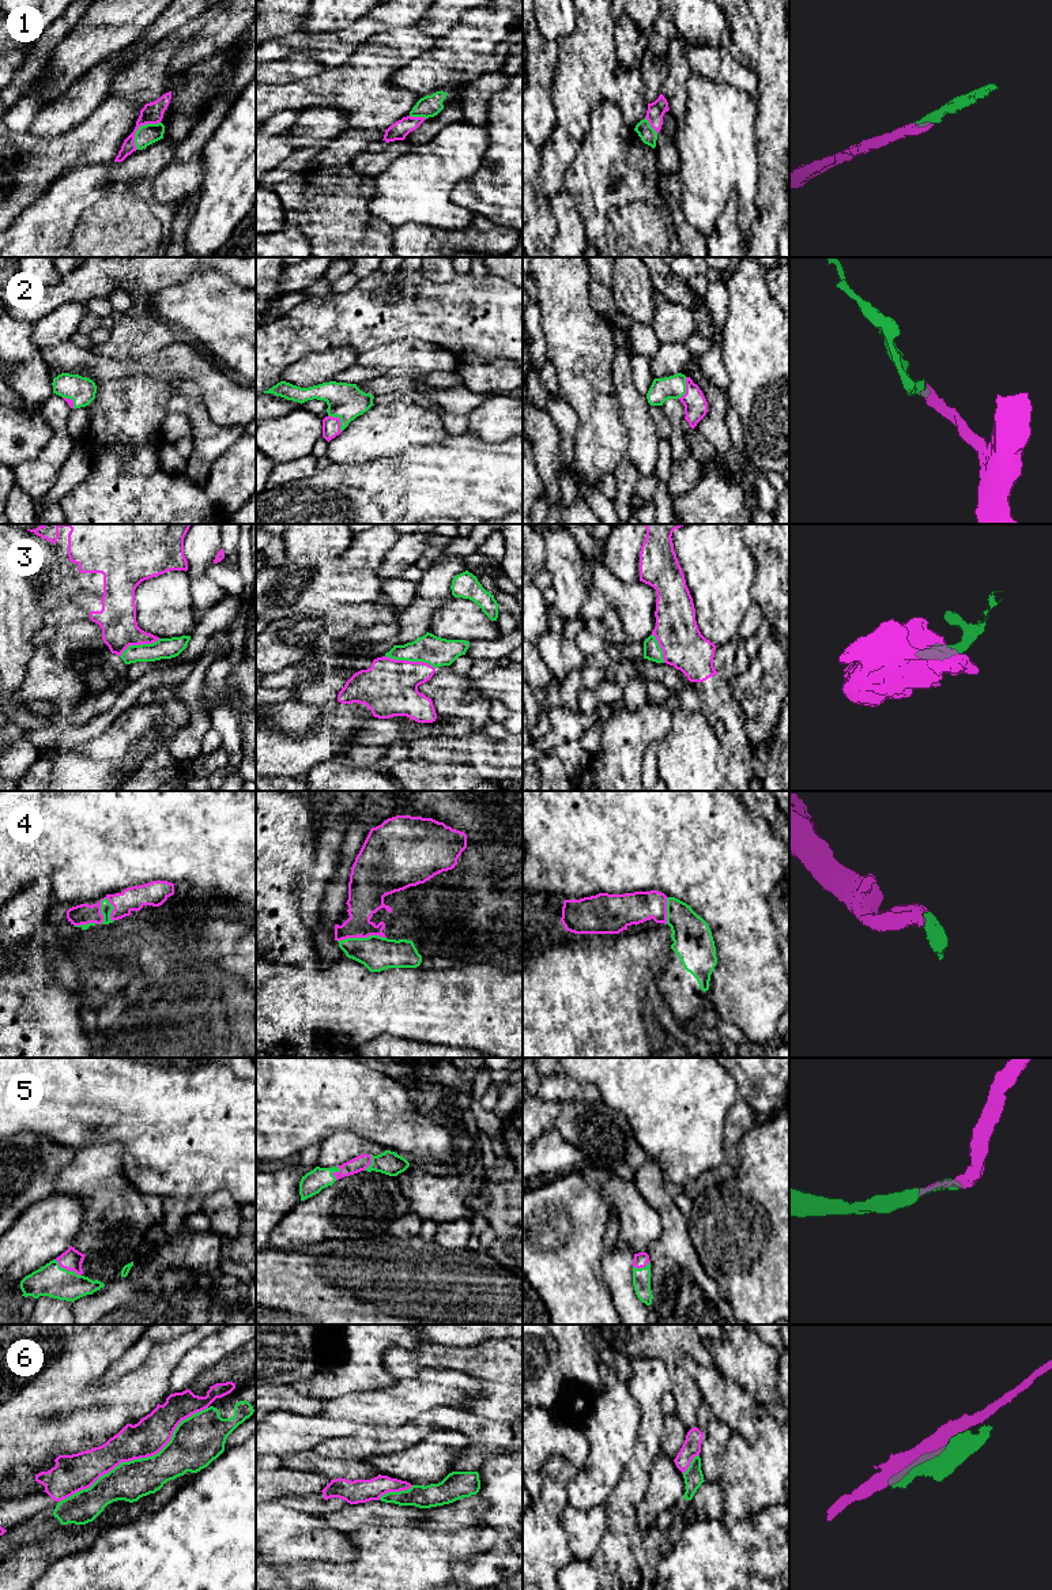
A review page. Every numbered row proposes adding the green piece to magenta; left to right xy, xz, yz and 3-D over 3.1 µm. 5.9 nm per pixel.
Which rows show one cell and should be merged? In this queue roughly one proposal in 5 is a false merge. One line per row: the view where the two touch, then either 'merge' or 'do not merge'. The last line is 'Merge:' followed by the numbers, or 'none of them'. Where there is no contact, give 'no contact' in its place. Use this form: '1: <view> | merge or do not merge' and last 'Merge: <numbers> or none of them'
1: xy | merge
2: xz | merge
3: xz | merge
4: xy | merge
5: xy | merge
6: xy | do not merge
Merge: 1, 2, 3, 4, 5

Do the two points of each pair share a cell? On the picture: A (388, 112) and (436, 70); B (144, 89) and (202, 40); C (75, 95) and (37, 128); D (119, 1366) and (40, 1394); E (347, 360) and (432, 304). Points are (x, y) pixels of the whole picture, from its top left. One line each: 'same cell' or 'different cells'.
A: different cells
B: different cells
C: same cell
D: different cells
E: different cells

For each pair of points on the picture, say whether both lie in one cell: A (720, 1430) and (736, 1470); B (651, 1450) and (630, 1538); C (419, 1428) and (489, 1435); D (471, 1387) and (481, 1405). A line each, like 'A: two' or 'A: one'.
A: two
B: one
C: one
D: two

